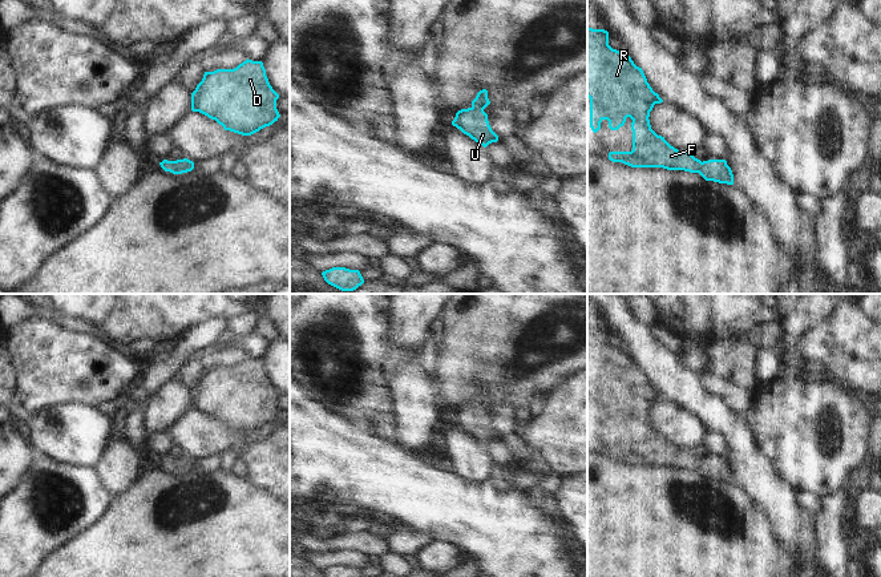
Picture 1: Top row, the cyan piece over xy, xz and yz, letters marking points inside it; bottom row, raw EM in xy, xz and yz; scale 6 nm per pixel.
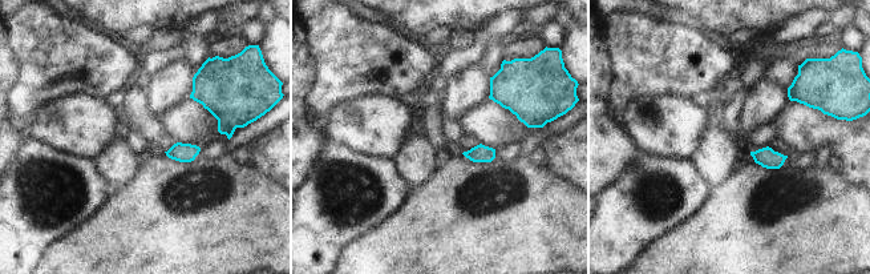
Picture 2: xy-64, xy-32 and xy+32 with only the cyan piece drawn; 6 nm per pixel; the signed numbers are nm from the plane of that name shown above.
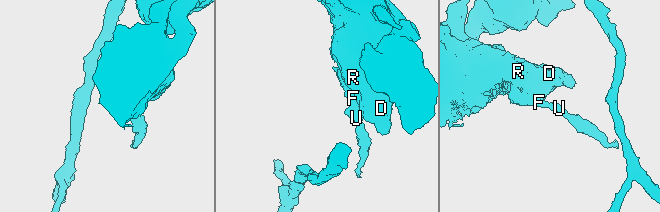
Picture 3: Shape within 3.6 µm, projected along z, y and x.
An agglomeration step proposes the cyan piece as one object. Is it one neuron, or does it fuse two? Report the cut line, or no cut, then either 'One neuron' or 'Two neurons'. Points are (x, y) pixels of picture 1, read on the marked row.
No split. One neuron.

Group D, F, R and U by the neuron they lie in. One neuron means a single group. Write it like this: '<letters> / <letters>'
D F R U

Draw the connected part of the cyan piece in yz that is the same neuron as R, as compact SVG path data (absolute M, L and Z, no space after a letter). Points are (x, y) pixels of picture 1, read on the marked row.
M587 28L587 97L594 133L603 120L609 121L611 130L623 126L627 117L633 120L633 150L610 152L610 161L631 168L699 173L706 181L734 185L734 174L726 160L702 162L688 152L679 152L651 129L650 112L663 100L629 53L609 45L609 32L605 29Z

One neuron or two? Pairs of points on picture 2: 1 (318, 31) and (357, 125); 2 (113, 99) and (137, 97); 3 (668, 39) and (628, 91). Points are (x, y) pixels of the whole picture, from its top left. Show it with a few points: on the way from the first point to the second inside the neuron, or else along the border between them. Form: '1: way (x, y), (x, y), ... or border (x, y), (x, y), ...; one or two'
1: border (379, 95), (363, 95), (344, 100), (322, 119); two
2: border (124, 91), (124, 99), (120, 105); two
3: way (656, 52), (632, 77); one

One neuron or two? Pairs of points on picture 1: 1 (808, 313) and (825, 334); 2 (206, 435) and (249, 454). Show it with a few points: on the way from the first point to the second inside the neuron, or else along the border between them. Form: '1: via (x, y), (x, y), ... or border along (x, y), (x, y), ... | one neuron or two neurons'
1: border along (836, 307), (828, 318), (808, 329), (799, 338) | two neurons
2: via (217, 439), (238, 444) | one neuron

